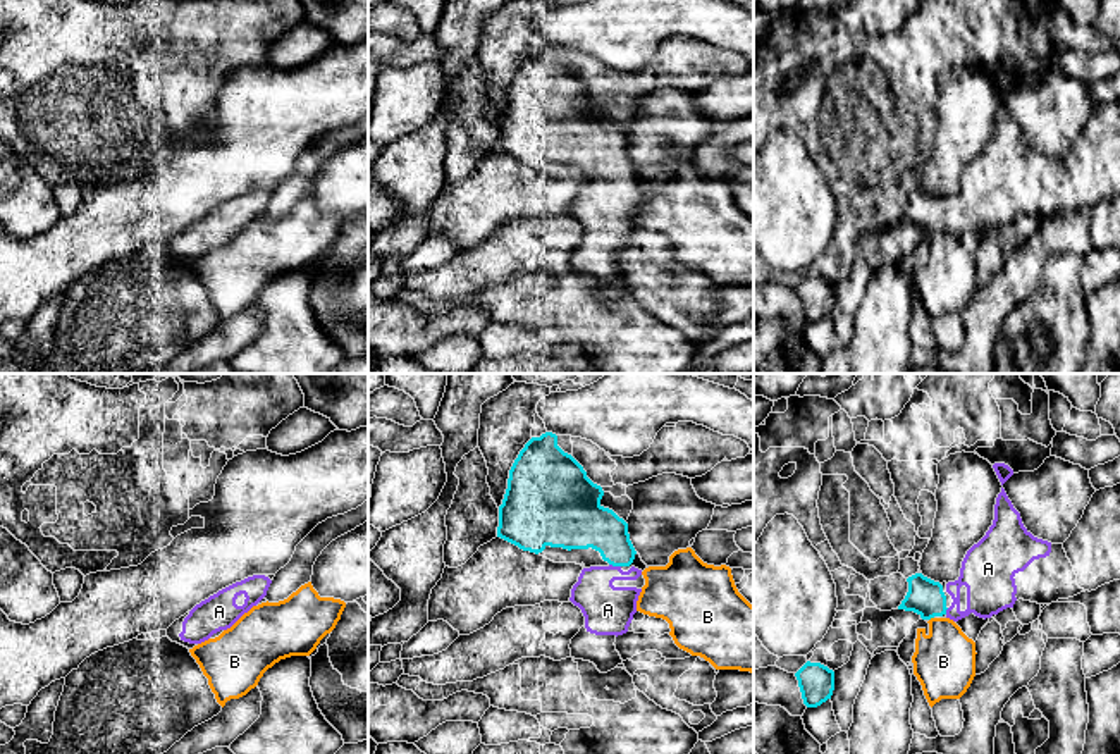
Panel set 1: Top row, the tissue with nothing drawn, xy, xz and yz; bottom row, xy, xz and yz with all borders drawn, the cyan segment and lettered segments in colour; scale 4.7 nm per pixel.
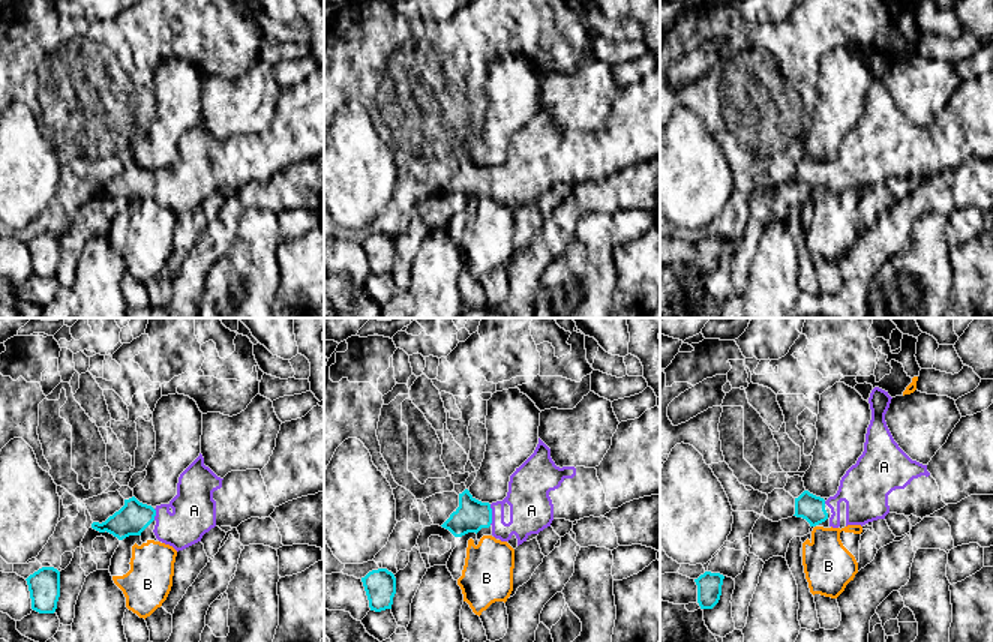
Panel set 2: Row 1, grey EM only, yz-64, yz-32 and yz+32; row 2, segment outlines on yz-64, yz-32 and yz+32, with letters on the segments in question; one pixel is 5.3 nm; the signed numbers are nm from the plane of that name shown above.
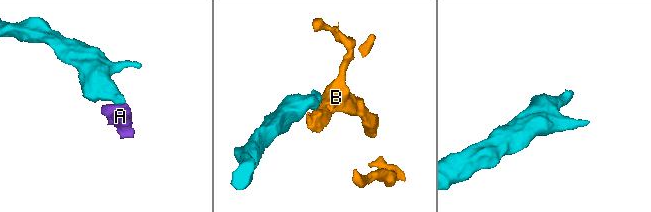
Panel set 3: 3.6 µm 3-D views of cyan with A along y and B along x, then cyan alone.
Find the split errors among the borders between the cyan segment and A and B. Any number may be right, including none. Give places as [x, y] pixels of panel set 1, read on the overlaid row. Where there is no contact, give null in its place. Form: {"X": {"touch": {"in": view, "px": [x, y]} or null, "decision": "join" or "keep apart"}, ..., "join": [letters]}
{"A": {"touch": {"in": "xz", "px": [615, 565]}, "decision": "join"}, "B": {"touch": {"in": "yz", "px": [931, 617]}, "decision": "keep apart"}, "join": ["A"]}

